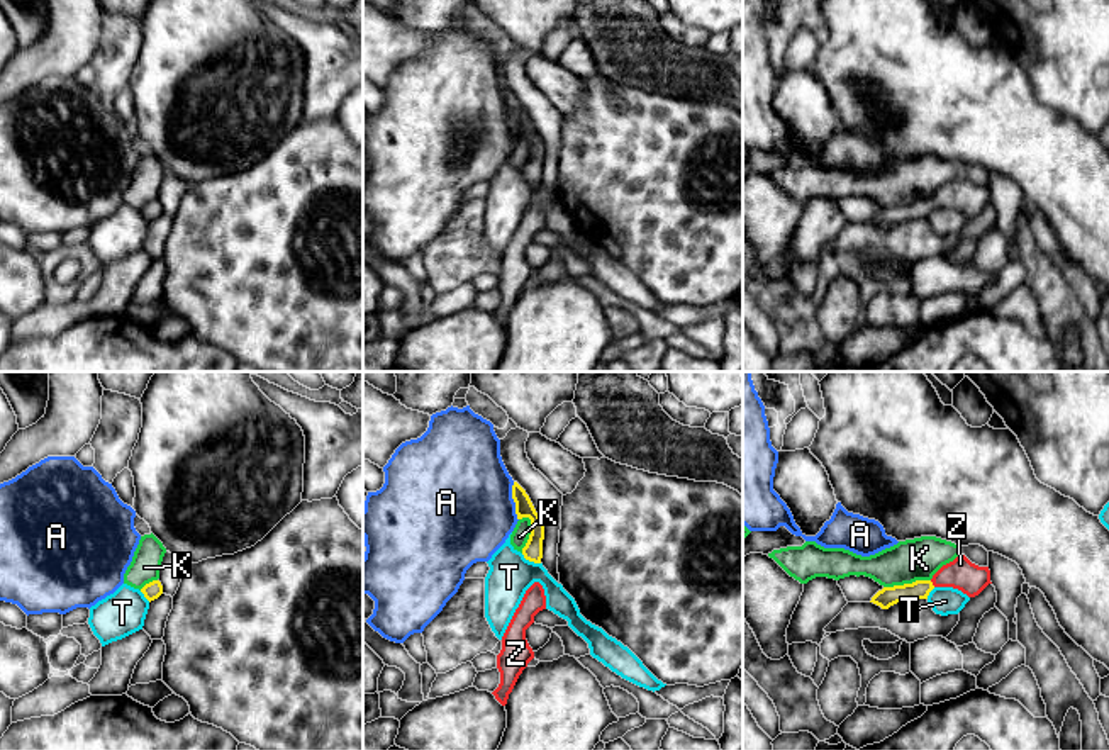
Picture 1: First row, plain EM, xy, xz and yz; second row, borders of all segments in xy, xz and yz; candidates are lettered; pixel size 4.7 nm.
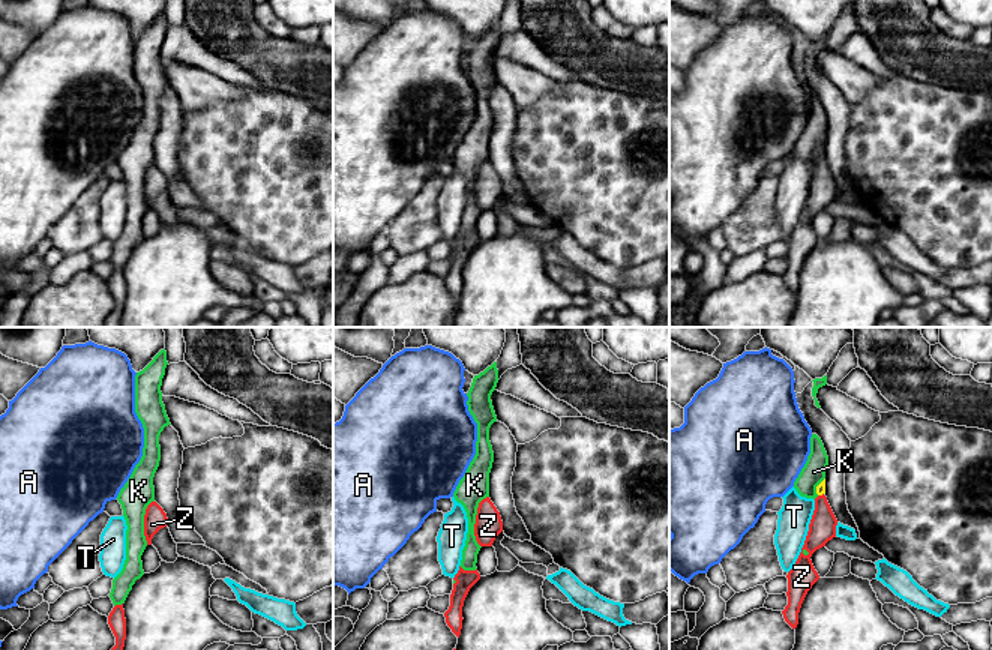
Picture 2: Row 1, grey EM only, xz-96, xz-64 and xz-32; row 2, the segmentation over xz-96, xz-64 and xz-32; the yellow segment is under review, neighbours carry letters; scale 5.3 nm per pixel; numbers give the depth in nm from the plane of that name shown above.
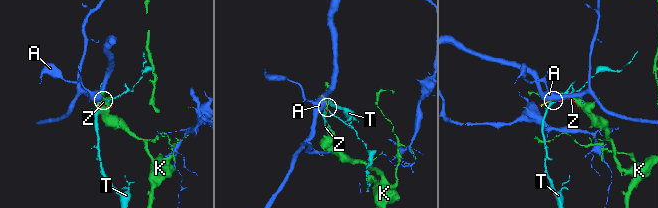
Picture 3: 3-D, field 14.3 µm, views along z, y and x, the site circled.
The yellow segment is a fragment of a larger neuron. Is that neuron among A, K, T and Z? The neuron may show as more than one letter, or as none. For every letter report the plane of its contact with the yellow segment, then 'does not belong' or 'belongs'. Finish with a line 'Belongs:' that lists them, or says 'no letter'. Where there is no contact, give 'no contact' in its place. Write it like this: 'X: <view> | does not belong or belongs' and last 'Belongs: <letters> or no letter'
A: xz | does not belong
K: yz | does not belong
T: xz | does not belong
Z: yz | belongs
Belongs: Z

